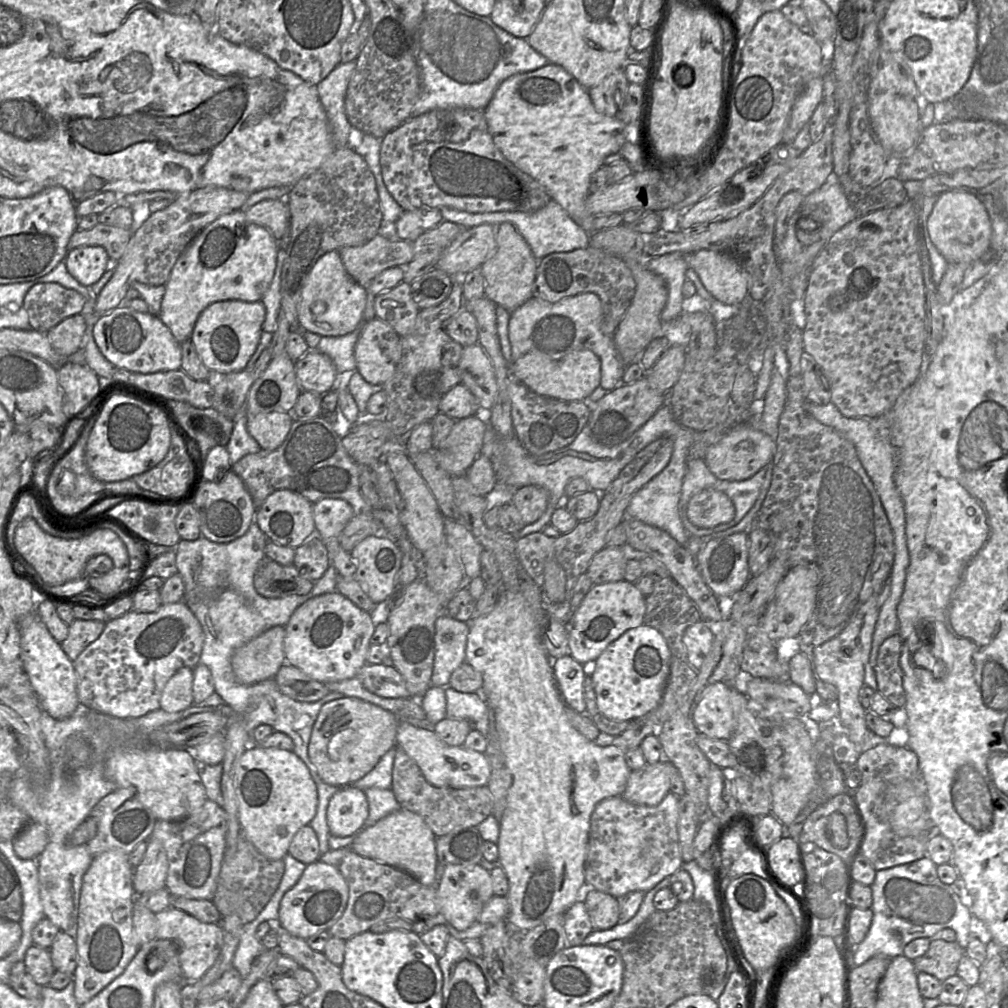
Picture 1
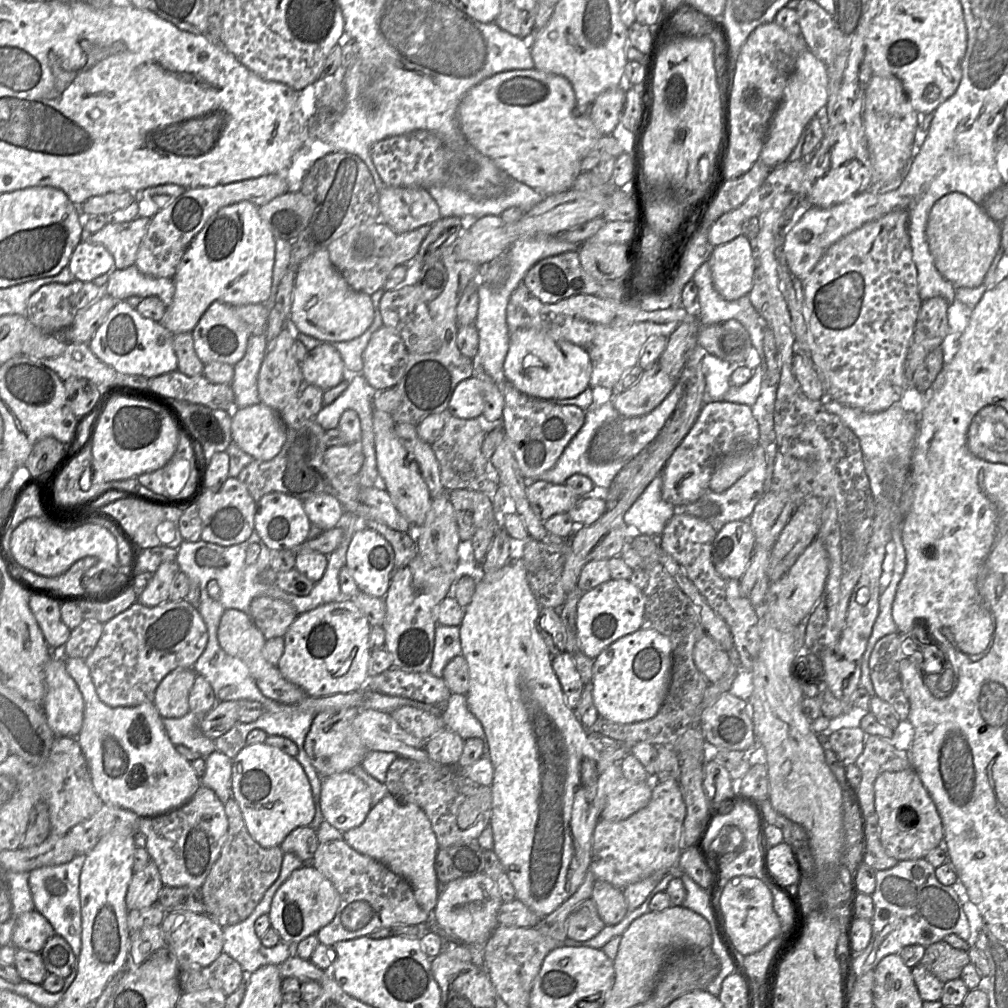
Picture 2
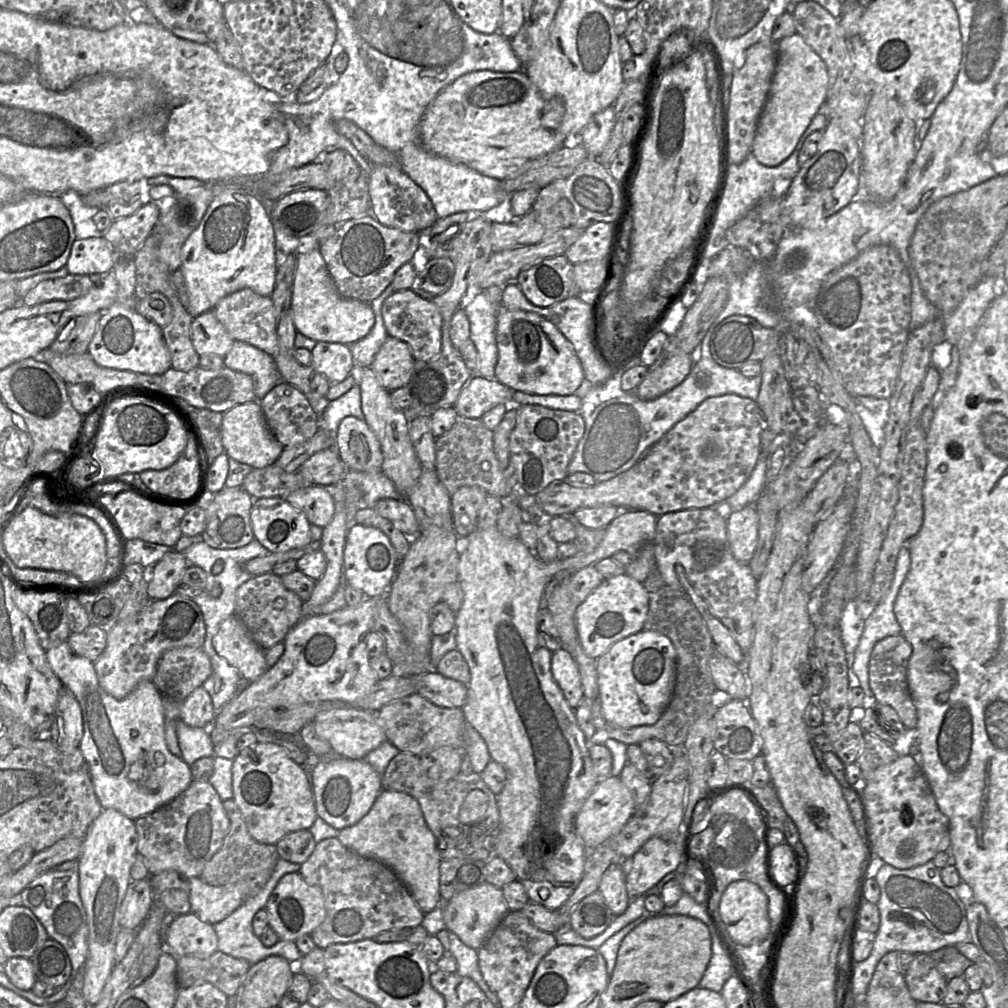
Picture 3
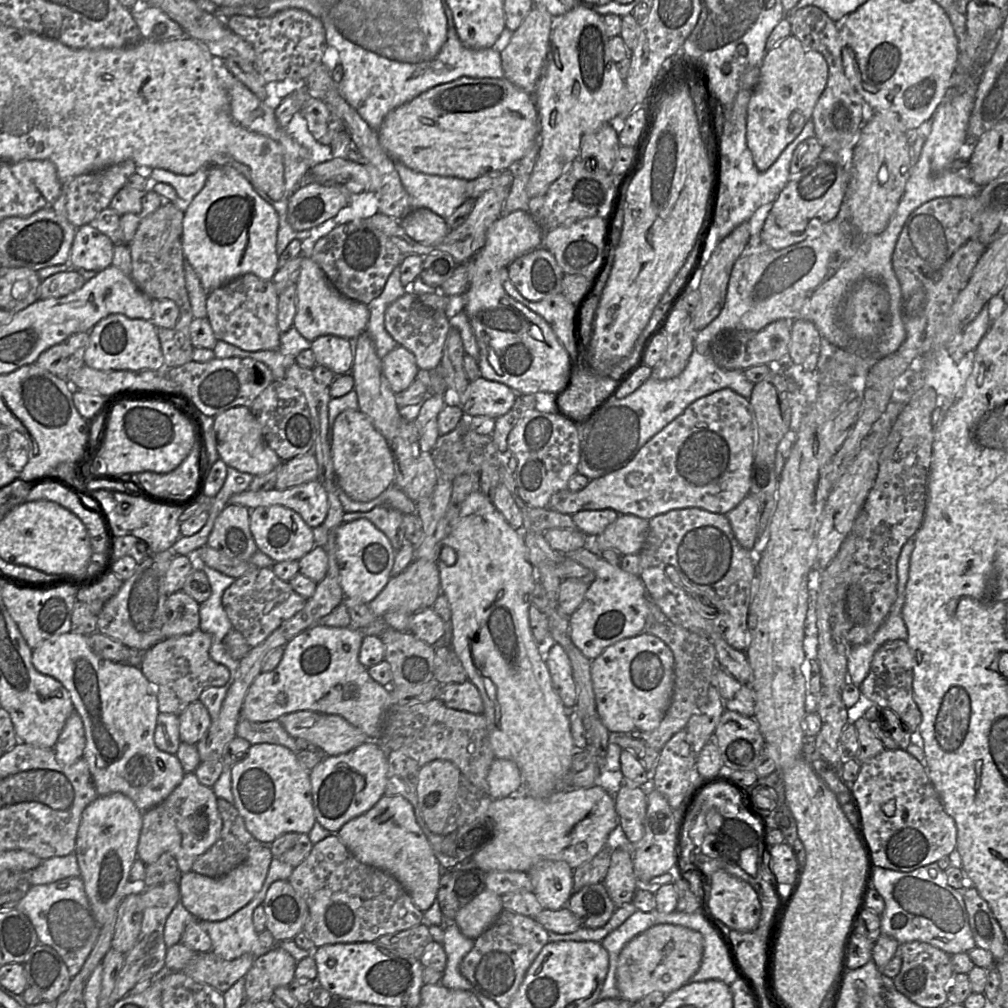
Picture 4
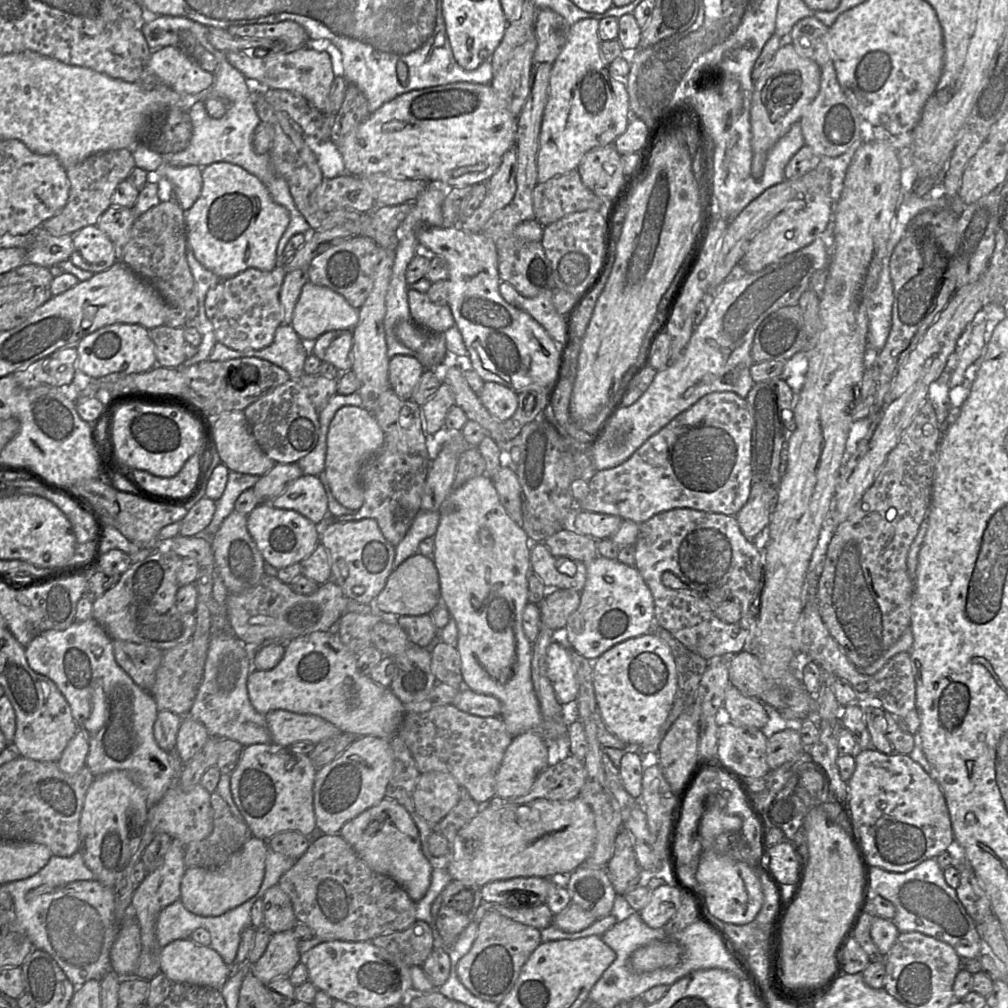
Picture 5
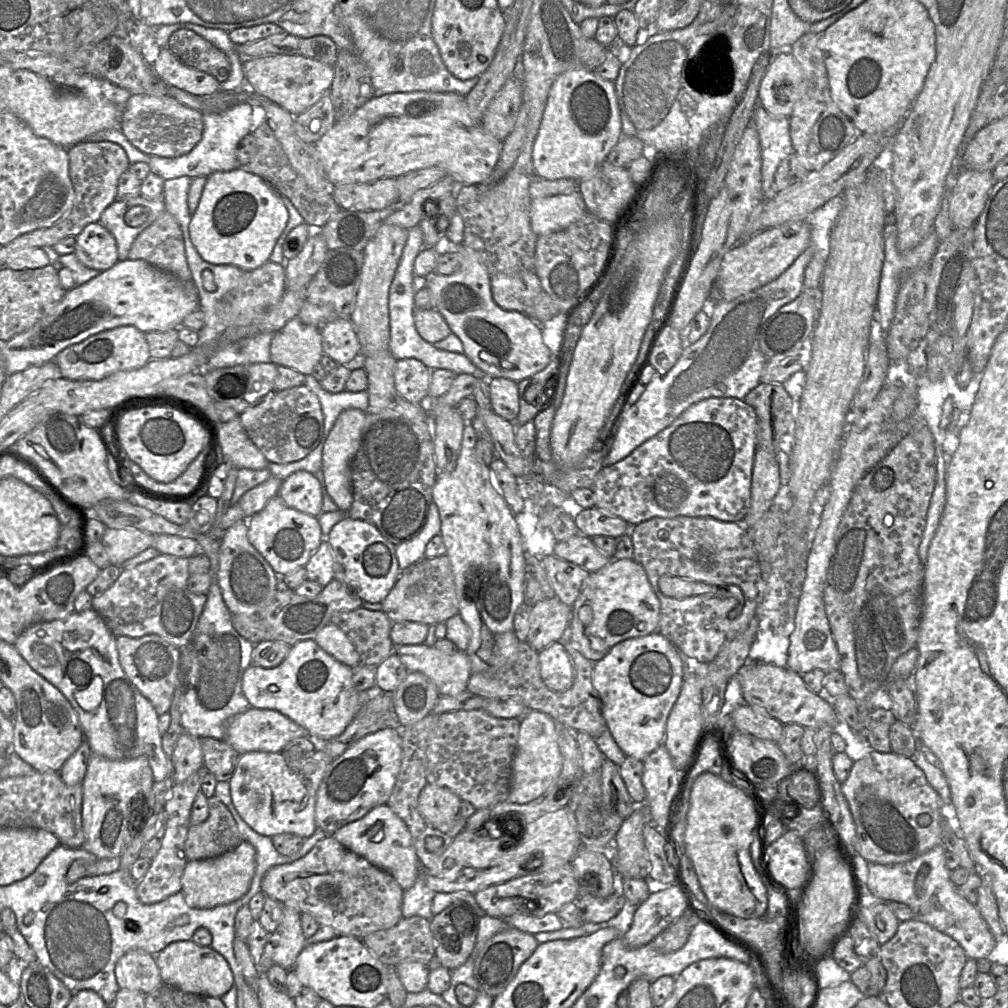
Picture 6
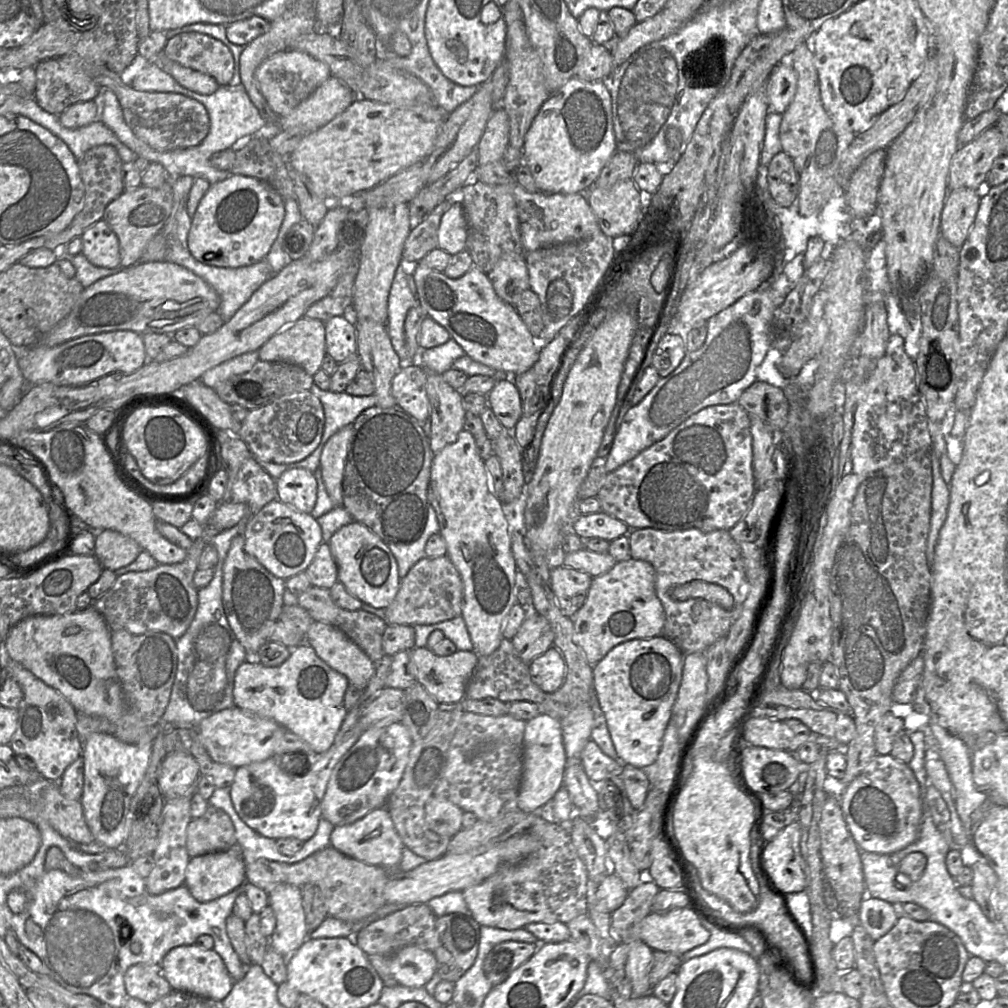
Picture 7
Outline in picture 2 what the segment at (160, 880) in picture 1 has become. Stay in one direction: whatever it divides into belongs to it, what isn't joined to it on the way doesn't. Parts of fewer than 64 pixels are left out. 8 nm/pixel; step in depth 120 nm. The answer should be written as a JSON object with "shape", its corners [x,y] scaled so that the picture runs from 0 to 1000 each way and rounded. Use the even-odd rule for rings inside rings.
{"shape":[[[149,853],[140,864],[131,868],[124,890],[127,904],[156,897],[162,879],[157,860]]]}

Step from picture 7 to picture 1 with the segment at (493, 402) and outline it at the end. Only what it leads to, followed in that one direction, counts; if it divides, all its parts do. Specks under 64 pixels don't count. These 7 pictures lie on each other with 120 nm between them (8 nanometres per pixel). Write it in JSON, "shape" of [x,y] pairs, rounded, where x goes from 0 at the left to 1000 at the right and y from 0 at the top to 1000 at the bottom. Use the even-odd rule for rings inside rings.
{"shape":[[[456,379],[439,393],[436,401],[436,408],[450,417],[455,417],[471,412],[475,404],[471,392]]]}

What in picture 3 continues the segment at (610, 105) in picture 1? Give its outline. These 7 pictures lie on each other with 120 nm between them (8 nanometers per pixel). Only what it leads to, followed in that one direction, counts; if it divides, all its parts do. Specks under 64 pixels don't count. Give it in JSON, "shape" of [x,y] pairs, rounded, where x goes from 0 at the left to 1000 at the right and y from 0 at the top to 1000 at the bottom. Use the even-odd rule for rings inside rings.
{"shape":[[[609,107],[592,112],[575,133],[575,143],[584,156],[594,157],[605,138],[609,126]]]}

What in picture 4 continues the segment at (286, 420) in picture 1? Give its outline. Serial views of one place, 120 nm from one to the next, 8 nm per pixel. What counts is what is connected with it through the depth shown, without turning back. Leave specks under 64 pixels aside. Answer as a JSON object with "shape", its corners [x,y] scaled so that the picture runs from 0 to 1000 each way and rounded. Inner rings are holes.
{"shape":[[[235,403],[212,414],[211,421],[217,454],[226,462],[252,472],[264,470],[280,459],[264,439],[260,426],[249,406]]]}

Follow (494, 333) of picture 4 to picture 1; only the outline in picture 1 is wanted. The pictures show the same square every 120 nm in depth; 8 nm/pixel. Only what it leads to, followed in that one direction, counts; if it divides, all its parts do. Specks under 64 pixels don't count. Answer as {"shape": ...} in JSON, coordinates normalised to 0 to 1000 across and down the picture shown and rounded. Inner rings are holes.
{"shape":[[[583,346],[570,347],[557,356],[548,356],[535,349],[525,349],[506,359],[506,369],[531,390],[551,396],[578,398],[596,377],[594,354]]]}

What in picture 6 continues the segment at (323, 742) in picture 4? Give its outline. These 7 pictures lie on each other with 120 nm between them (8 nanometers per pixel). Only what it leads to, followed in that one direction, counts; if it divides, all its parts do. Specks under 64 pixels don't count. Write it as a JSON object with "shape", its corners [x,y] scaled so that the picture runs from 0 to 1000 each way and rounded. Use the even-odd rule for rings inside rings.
{"shape":[[[246,702],[226,717],[222,735],[237,748],[250,745],[280,746],[293,732],[307,730],[306,725],[280,707],[269,703]]]}

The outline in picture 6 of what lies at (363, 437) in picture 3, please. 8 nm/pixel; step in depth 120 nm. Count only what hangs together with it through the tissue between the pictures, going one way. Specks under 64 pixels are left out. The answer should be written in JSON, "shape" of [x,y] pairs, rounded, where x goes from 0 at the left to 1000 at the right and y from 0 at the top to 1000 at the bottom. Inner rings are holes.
{"shape":[[[352,405],[341,407],[335,413],[321,440],[318,466],[321,470],[323,485],[335,505],[340,509],[345,508],[350,498],[348,460],[356,443],[363,410]]]}

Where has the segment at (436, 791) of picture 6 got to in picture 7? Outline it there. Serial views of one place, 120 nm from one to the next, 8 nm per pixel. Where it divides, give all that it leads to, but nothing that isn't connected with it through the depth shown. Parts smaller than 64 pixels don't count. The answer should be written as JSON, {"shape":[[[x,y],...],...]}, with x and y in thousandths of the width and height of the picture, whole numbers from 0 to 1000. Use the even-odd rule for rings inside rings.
{"shape":[[[432,789],[422,799],[422,812],[427,822],[445,831],[458,822],[459,807],[456,801]]]}

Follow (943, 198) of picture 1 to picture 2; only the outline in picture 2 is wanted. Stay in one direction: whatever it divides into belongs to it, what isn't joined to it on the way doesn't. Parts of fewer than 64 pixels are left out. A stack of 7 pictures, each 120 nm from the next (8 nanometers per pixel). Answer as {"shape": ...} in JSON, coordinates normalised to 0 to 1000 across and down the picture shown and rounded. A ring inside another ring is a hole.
{"shape":[[[944,190],[932,197],[925,205],[919,225],[919,234],[928,264],[946,285],[972,284],[993,247],[992,221],[987,220],[963,196]]]}

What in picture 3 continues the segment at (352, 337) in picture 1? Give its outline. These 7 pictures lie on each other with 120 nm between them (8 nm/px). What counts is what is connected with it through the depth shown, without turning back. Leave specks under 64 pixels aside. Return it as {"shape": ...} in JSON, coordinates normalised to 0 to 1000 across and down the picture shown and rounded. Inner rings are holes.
{"shape":[[[387,282],[373,297],[367,300],[372,313],[372,321],[364,333],[345,342],[353,364],[367,364],[378,343],[385,334],[379,314],[379,302],[391,290]]]}

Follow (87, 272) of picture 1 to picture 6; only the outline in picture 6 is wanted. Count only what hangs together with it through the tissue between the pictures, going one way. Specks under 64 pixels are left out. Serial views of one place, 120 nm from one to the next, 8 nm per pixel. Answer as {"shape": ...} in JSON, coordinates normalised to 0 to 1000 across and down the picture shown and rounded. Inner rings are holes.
{"shape":[[[99,220],[87,222],[76,233],[73,252],[83,264],[98,270],[118,259],[115,238]]]}

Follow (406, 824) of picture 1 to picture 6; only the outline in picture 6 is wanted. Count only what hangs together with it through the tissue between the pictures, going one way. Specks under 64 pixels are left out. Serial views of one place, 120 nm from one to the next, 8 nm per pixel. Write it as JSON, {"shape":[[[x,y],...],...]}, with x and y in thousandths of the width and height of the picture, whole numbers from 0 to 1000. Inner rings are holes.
{"shape":[[[384,798],[371,801],[359,812],[339,819],[327,828],[345,843],[386,865],[400,883],[413,875],[416,868],[416,852],[409,829],[401,814]]]}

